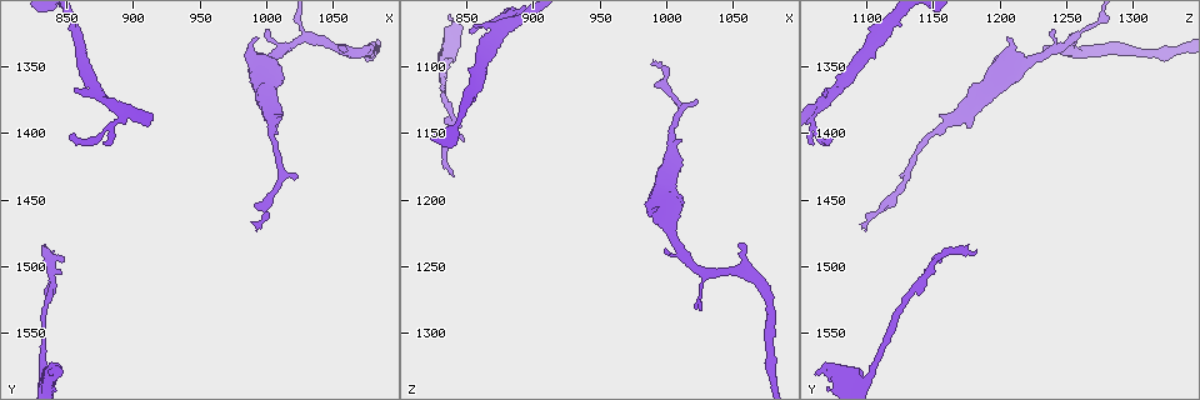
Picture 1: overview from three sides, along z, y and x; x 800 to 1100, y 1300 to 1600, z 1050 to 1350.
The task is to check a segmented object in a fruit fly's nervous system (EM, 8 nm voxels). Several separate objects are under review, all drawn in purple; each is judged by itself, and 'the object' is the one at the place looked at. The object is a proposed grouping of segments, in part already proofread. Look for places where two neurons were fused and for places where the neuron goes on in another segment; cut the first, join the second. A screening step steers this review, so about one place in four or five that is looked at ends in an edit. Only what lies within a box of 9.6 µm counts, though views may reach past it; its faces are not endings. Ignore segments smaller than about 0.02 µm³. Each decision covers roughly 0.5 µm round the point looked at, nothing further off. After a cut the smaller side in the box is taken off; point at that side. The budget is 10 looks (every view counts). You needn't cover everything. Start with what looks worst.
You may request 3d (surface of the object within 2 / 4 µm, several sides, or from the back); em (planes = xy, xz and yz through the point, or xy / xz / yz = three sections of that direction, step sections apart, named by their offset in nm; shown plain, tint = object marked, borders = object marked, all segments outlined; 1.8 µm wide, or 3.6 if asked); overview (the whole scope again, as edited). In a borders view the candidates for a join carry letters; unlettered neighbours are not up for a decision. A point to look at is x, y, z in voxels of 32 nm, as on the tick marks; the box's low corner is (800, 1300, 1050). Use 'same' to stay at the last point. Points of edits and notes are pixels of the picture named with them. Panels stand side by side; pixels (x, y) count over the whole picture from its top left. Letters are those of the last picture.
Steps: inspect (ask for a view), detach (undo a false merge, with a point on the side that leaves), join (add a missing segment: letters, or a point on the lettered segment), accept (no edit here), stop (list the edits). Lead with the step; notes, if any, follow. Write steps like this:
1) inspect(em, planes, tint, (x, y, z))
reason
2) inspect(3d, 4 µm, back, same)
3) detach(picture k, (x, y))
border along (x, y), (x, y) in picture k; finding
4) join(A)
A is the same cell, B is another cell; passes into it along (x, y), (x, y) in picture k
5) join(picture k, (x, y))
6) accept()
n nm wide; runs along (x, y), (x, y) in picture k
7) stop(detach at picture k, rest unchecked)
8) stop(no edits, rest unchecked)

inspect(em, planes, borders, (990, 1468, 1098))
an open end

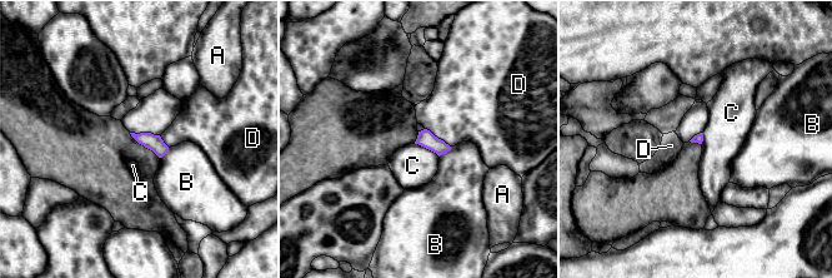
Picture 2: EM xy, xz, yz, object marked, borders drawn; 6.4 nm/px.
accept()
A, B, C and D are other cells; no lettered segment goes on from it

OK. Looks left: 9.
inspect(3d, 4 µm, (994, 1326, 1204))
branch stops here

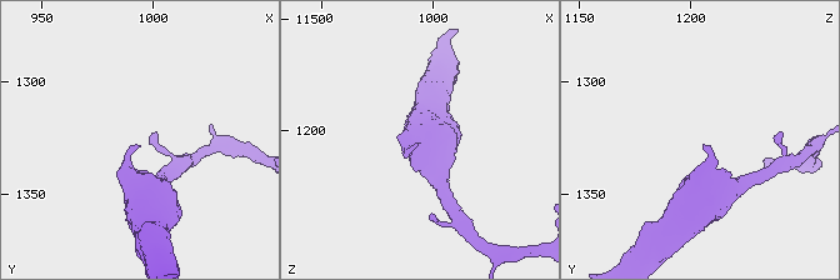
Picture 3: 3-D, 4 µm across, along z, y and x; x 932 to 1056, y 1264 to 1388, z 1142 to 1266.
inspect(em, 3.6 µm, planes, tint, (993, 1327, 1206))
now the EM

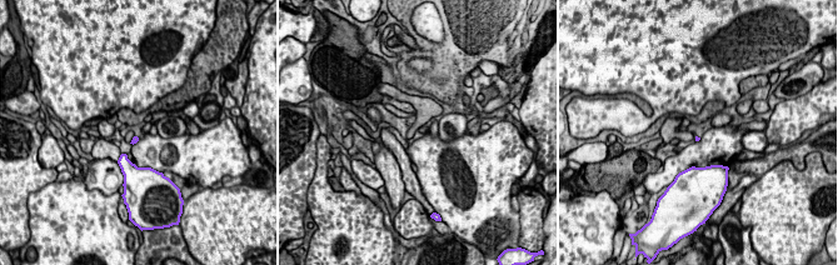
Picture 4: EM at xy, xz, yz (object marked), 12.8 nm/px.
inspect(em, 3.6 µm, planes, borders, same)

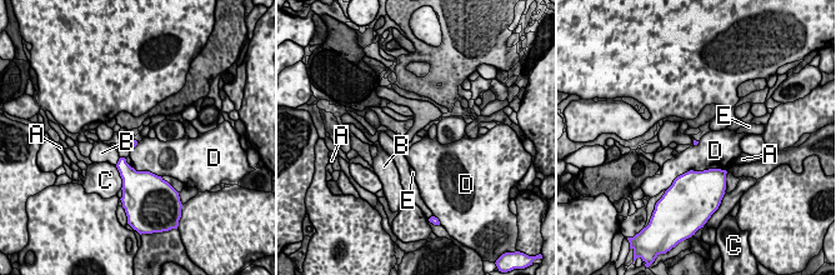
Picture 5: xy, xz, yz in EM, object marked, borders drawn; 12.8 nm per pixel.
accept()
A, B, C, D and E are other cells; border along (724, 169), (687, 170), (676, 176) in picture 5; none of them fits

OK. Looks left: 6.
inspect(3d, 2 µm, (852, 1402, 1074))
thin end

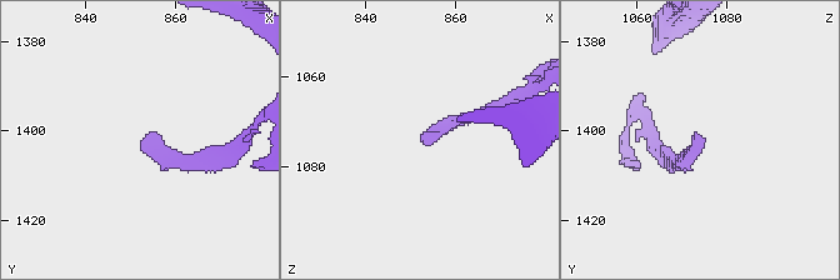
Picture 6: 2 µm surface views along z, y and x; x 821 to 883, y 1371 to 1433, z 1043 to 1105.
inspect(em, planes, borders, (853, 1401, 1075))
need the tissue

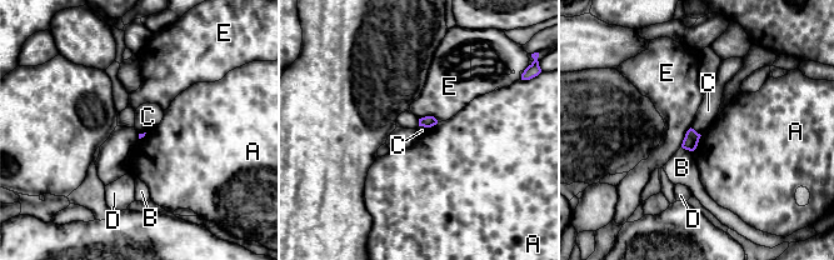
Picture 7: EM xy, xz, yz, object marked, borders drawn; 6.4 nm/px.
accept()
E touches over 130 nm; A, B, C, D and E are other cells; border along (434, 124), (419, 126) in picture 7; no lettered segment goes on from it

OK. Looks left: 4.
inspect(3d, 2 µm, (1056, 1334, 1232))
free end

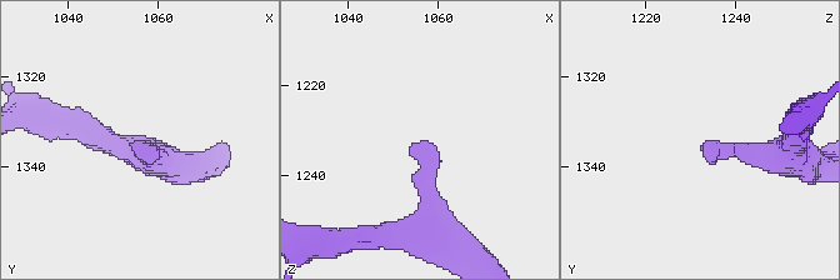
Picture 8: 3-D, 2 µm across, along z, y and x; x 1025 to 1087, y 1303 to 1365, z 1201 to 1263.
inspect(em, planes, borders, (1056, 1333, 1234))

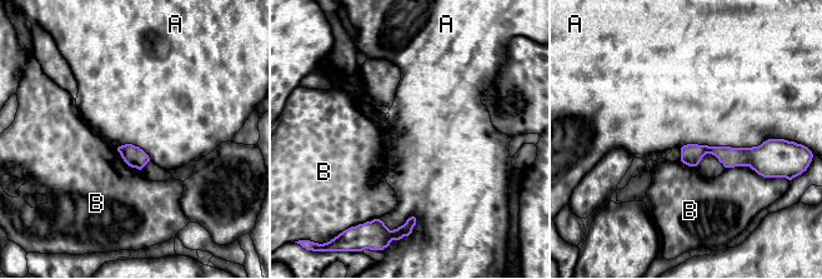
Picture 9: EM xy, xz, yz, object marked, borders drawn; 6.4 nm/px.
accept()
A and B are other cells; border along (776, 138), (751, 147), (680, 148) in picture 9; no lettered segment goes on from it

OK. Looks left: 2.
stop(no edits, rest unchecked)

